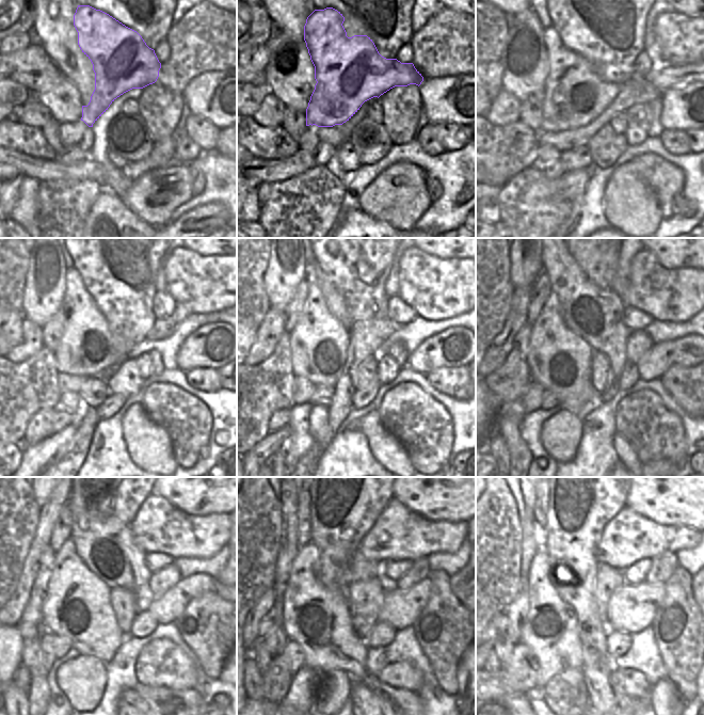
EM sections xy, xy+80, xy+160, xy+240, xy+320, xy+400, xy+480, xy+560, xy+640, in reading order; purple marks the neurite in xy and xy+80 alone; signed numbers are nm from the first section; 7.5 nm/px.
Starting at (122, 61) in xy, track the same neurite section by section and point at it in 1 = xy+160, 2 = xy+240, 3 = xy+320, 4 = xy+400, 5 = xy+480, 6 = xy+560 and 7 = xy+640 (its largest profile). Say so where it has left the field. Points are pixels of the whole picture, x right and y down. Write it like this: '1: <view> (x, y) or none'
1: xy+160 (575, 95)
2: xy+240 (85, 348)
3: xy+320 (319, 343)
4: xy+400 (559, 360)
5: xy+480 (78, 606)
6: xy+560 (317, 617)
7: xy+640 (550, 631)

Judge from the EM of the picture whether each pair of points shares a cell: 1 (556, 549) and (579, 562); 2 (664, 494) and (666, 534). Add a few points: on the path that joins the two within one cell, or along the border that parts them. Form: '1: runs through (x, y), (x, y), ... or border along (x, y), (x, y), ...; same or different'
1: runs through (561, 551), (574, 562); same
2: border along (642, 517), (664, 525), (686, 525), (690, 528); different

